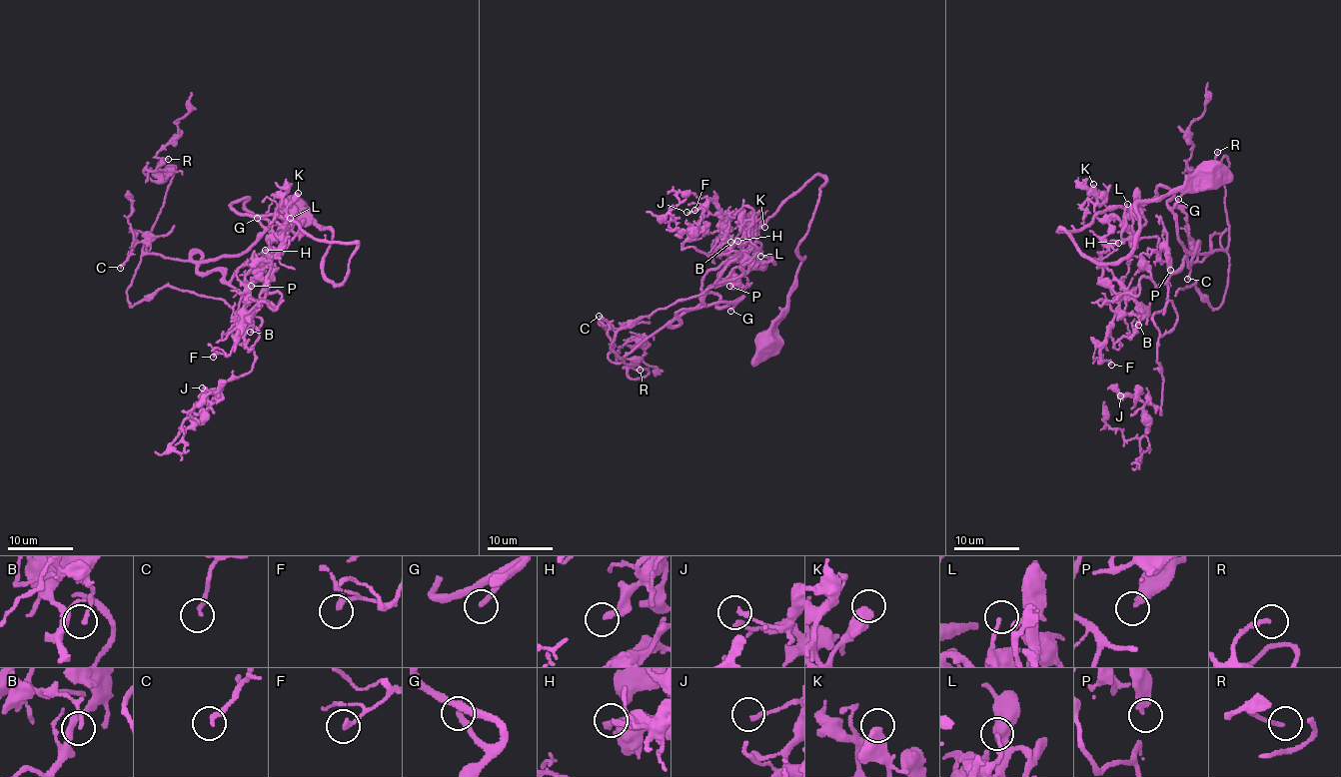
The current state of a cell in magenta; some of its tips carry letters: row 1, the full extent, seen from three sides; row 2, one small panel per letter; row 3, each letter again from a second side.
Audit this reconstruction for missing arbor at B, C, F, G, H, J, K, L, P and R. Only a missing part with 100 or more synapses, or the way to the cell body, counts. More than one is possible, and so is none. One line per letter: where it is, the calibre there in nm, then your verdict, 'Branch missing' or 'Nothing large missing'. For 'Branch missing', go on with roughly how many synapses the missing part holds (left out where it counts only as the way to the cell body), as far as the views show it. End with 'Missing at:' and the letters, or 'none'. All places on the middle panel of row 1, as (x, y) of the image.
B: Place: (730, 242). Thickness 150 nm. Nothing large missing
C: Place: (599, 316). Thickness 200 nm. Nothing large missing
F: Place: (694, 210). Thickness 240 nm. Nothing large missing
G: Place: (730, 311). Thickness 240 nm. Branch missing. Roughly 250 synapses
H: Place: (737, 241). Thickness 260 nm. Nothing large missing
J: Place: (686, 212). Thickness 180 nm. Nothing large missing
K: Place: (764, 227). Thickness 550 nm. Nothing large missing
L: Place: (760, 256). Thickness 140 nm. Nothing large missing
P: Place: (729, 286). Thickness 400 nm. Nothing large missing
R: Place: (640, 370). Thickness 160 nm. Nothing large missing
Missing at: G

